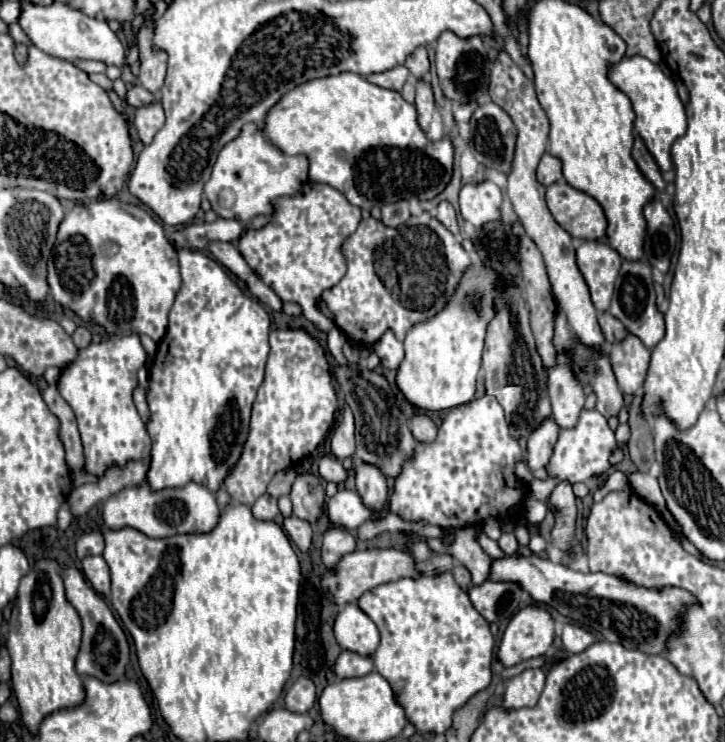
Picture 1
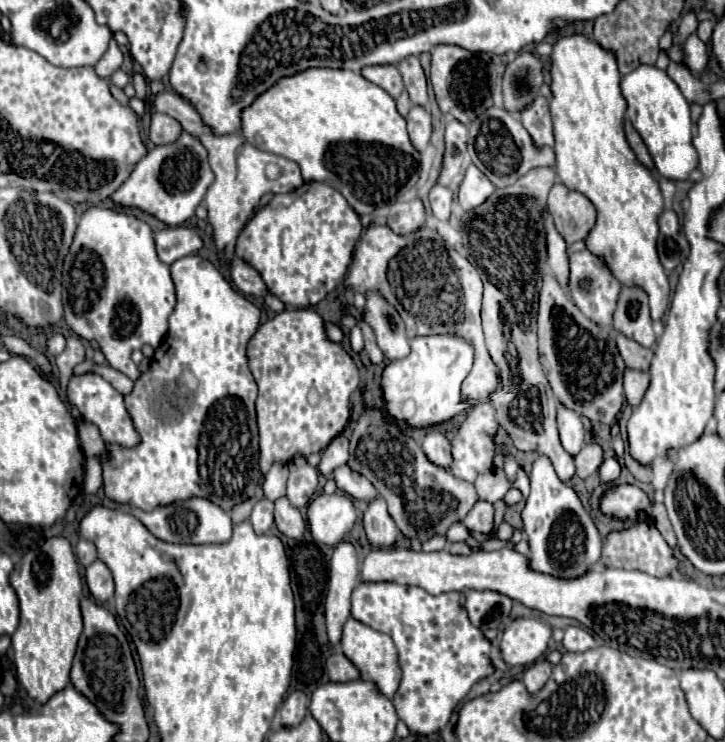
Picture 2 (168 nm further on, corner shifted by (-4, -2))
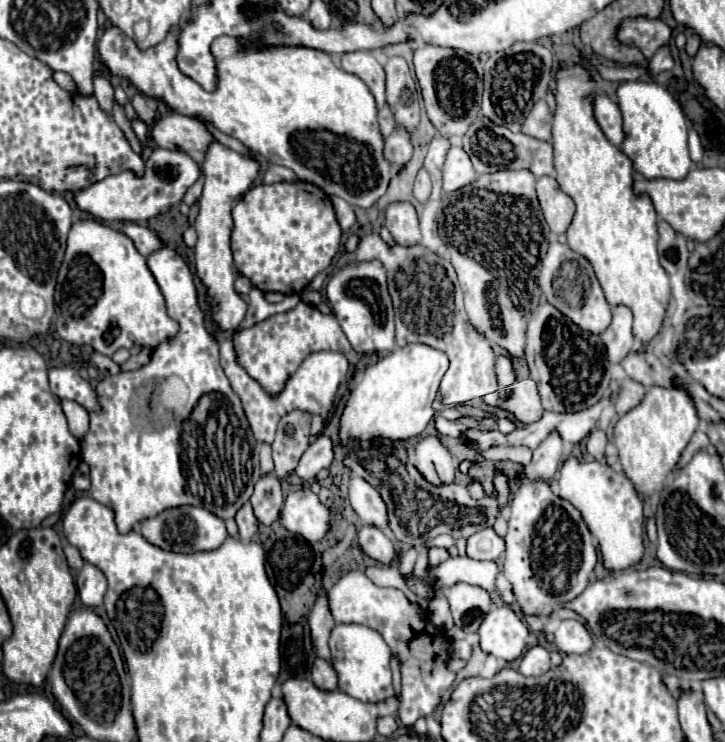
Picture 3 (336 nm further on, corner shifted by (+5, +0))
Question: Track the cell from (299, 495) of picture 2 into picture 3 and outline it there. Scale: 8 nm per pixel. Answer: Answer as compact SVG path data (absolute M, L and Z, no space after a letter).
M302 411L288 413L282 417L276 439L272 443L272 457L276 465L276 477L280 481L288 481L302 457L302 453L310 445L310 415Z

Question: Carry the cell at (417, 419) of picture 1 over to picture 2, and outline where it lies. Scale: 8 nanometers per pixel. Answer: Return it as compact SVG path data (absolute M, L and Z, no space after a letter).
M439 431L427 433L423 439L423 451L427 459L431 459L431 463L435 463L437 467L447 469L451 465L451 443L443 433Z

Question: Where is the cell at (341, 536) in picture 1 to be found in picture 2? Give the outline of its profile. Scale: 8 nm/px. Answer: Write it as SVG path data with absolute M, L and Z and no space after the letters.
M339 543L331 559L329 591L325 599L325 623L331 645L341 641L341 629L351 615L351 591L359 583L359 559L351 543Z

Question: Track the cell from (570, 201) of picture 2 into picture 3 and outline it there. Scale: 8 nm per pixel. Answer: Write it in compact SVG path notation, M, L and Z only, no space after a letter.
M540 177L536 181L538 201L544 213L546 223L550 225L550 231L554 235L566 233L566 229L572 223L572 217L576 213L576 205L572 197L568 197L556 183L554 177Z

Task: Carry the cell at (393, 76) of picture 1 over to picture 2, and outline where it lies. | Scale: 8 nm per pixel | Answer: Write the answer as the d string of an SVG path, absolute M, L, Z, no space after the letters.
M375 65L375 67L363 67L361 75L369 79L371 83L385 89L393 99L397 99L403 93L403 79L395 65Z

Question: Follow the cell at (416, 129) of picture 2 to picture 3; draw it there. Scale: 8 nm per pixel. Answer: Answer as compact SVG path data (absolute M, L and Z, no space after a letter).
M396 127L392 131L390 137L386 137L386 143L384 143L384 149L386 149L386 157L390 157L392 165L394 167L402 167L404 163L410 161L412 157L412 139L410 139L410 133L404 129L404 127Z

